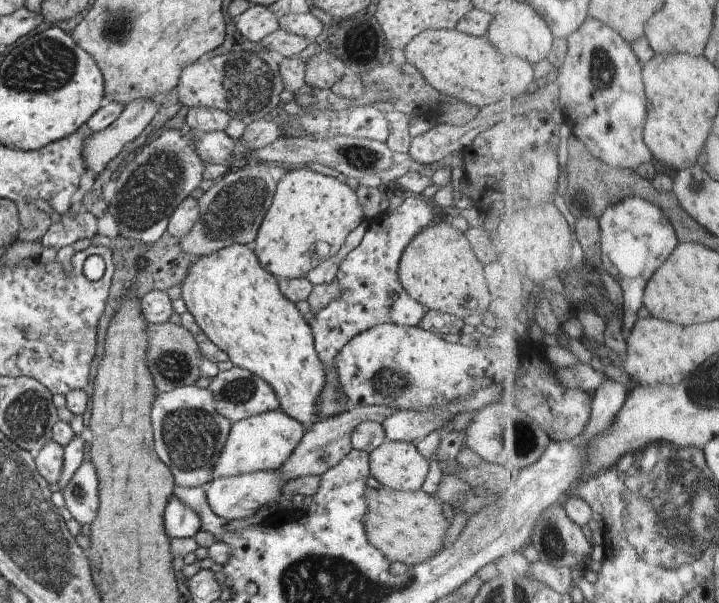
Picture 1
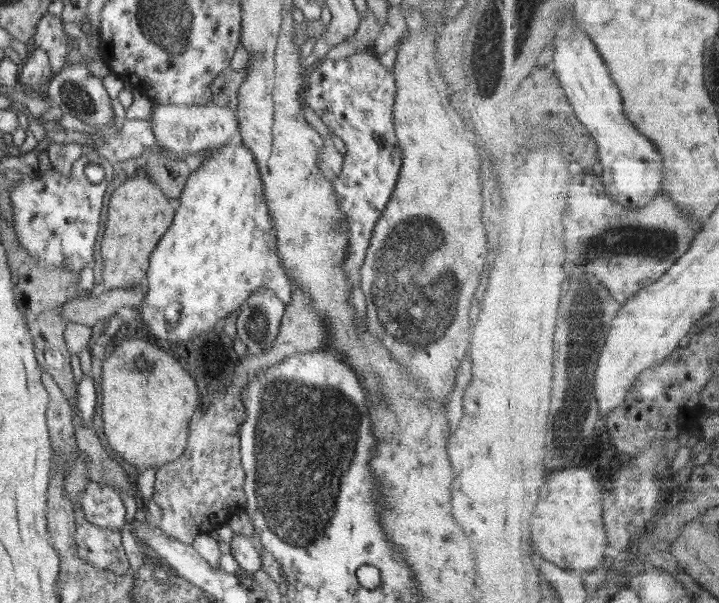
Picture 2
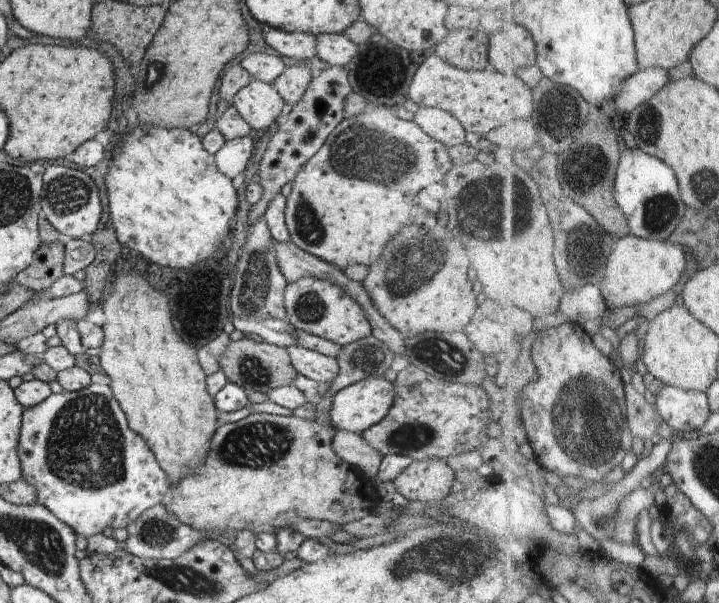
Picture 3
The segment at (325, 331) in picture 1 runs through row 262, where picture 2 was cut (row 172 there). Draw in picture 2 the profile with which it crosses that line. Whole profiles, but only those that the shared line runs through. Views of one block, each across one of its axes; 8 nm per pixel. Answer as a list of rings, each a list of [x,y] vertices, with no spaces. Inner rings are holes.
[[[358,51],[349,58],[332,60],[324,58],[320,65],[313,67],[305,77],[303,86],[303,102],[314,110],[316,116],[324,122],[332,133],[337,134],[345,144],[343,165],[340,175],[332,179],[332,186],[337,196],[339,209],[347,216],[349,224],[349,241],[347,255],[343,258],[343,272],[347,274],[347,281],[352,288],[360,285],[361,268],[365,263],[366,253],[370,246],[370,239],[382,211],[386,208],[391,194],[399,180],[401,169],[401,148],[395,137],[393,121],[393,104],[396,90],[395,74],[388,71],[368,51]]]

